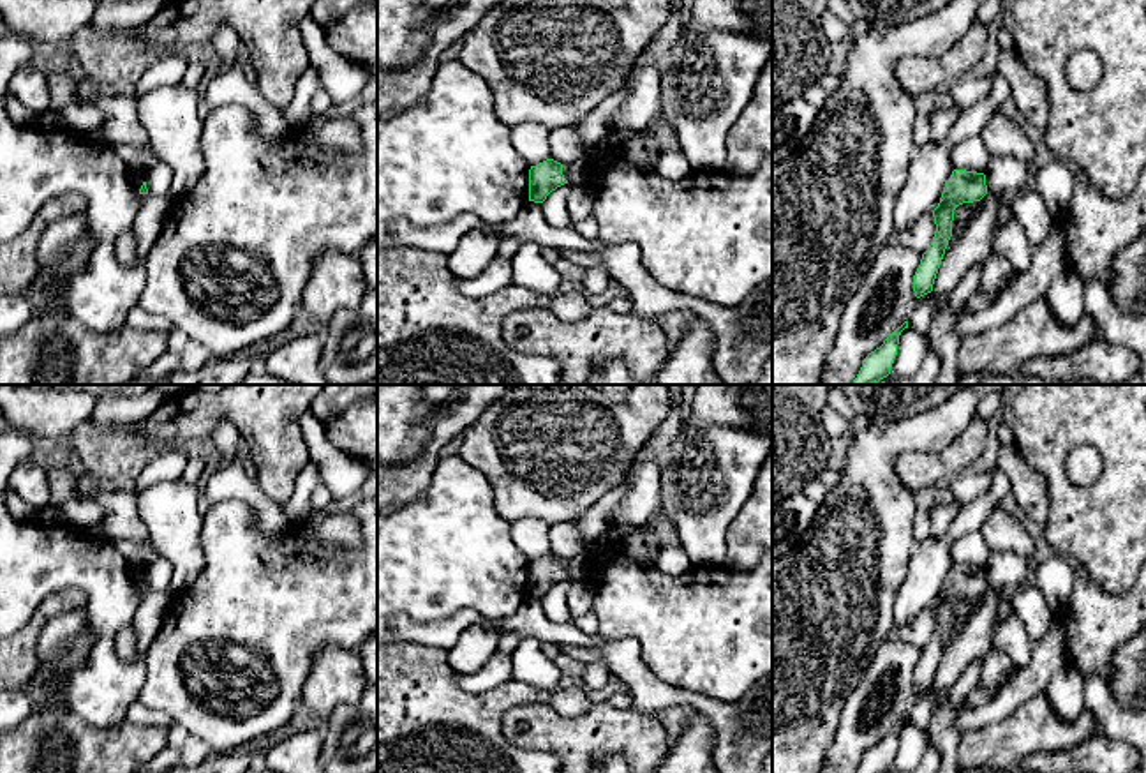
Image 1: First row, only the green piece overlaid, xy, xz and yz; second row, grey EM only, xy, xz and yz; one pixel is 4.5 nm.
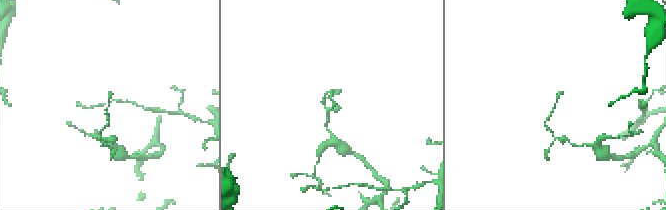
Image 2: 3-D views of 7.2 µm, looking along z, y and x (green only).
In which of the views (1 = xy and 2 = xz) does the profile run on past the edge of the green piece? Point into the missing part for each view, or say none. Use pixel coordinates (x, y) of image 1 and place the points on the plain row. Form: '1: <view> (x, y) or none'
1: none
2: none

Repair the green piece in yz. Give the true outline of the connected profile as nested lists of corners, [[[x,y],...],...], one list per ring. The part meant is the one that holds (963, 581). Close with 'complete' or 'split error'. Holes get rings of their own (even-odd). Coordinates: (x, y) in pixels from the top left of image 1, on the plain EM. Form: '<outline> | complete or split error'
[[[954,565],[945,577],[938,602],[933,605],[936,627],[913,671],[913,687],[920,694],[933,687],[945,644],[952,632],[954,605],[963,598],[980,597],[987,589],[986,570]]] | complete

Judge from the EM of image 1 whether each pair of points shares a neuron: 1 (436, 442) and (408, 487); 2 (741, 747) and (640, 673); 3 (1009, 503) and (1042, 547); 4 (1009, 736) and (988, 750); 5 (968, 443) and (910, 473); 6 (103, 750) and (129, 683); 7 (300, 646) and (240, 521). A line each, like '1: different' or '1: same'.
1: same
2: same
3: same
4: same
5: same
6: different
7: same

